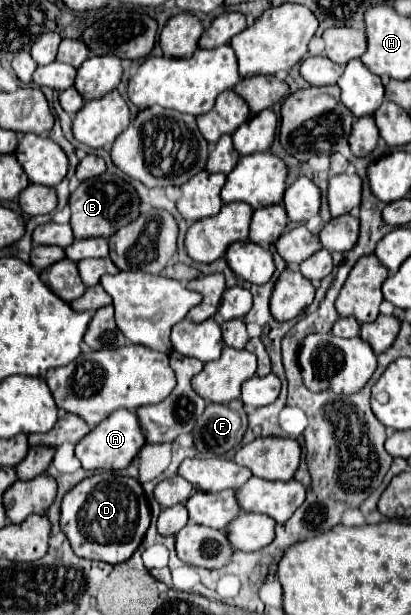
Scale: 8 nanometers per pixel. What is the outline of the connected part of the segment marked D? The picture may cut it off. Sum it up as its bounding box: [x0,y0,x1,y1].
[61,472,151,564]

